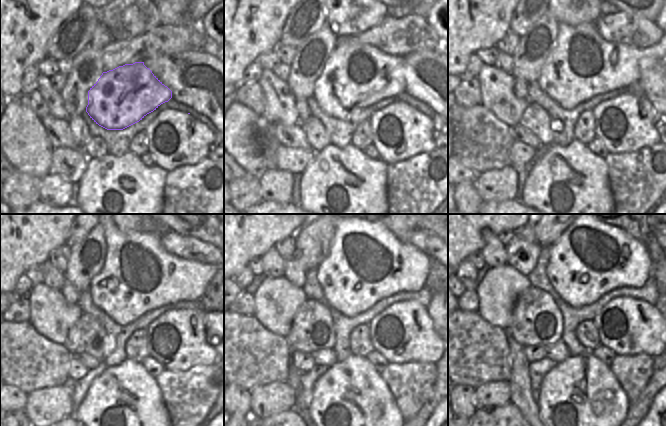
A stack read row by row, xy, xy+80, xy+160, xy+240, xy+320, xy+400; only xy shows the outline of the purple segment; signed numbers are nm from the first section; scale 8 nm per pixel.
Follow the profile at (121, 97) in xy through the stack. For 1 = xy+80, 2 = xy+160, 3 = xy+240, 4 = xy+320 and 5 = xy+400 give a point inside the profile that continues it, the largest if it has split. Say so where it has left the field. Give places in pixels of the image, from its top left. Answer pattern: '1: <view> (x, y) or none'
1: xy+80 (355, 76)
2: xy+160 (582, 65)
3: xy+240 (138, 275)
4: xy+320 (365, 263)
5: xy+400 (590, 258)

